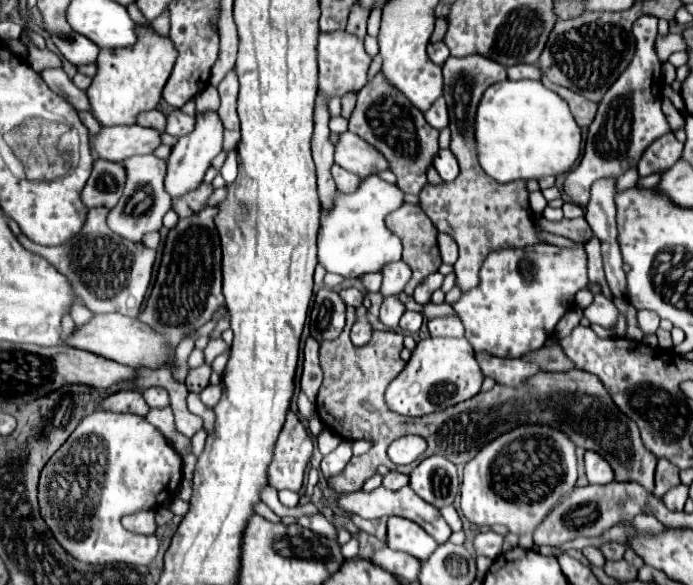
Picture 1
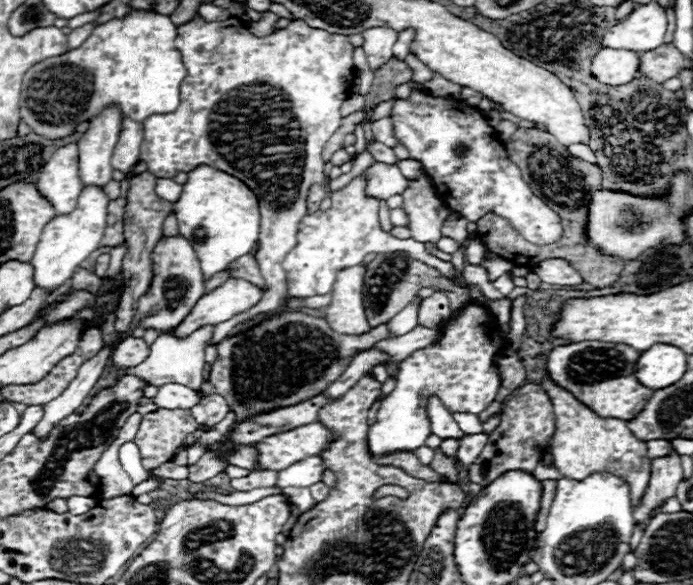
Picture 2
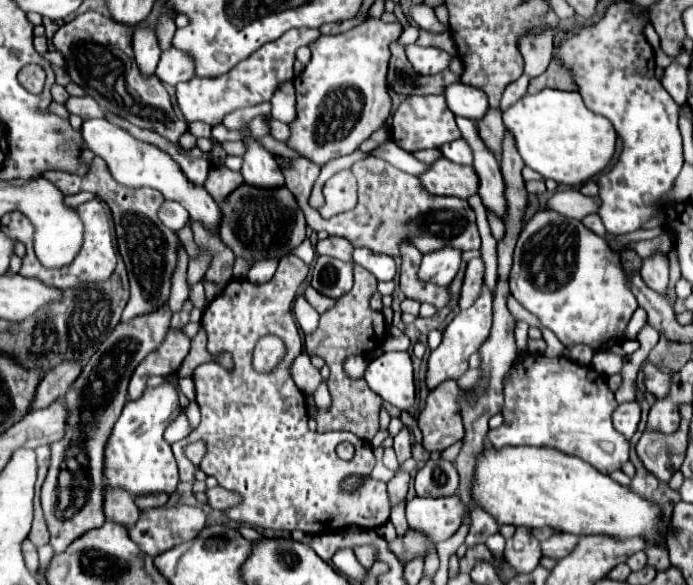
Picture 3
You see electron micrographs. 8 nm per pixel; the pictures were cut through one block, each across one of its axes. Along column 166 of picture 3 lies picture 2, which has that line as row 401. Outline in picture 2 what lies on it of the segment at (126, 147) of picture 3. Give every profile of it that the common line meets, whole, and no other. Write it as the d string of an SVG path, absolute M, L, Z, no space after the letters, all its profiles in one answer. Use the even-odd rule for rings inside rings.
M164 384L158 390L158 396L154 398L156 406L176 410L176 408L192 408L200 402L200 396L196 390L182 386L182 384Z

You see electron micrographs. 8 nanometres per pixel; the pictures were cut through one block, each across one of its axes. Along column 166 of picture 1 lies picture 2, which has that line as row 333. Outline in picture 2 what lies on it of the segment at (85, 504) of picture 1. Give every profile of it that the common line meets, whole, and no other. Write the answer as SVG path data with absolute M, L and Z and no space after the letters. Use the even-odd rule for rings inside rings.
M468 304L466 308L462 308L456 316L452 316L448 320L448 324L440 336L442 336L440 342L430 344L422 350L416 350L406 360L400 362L400 374L398 374L396 388L382 400L376 422L368 428L368 450L374 458L380 458L380 456L392 454L392 452L412 452L424 444L424 440L432 432L428 416L426 416L428 394L436 394L444 402L444 406L448 408L450 414L454 414L454 412L480 414L496 400L500 376L494 368L494 358L502 350L502 336L498 332L496 324L490 322L486 308L480 304Z

